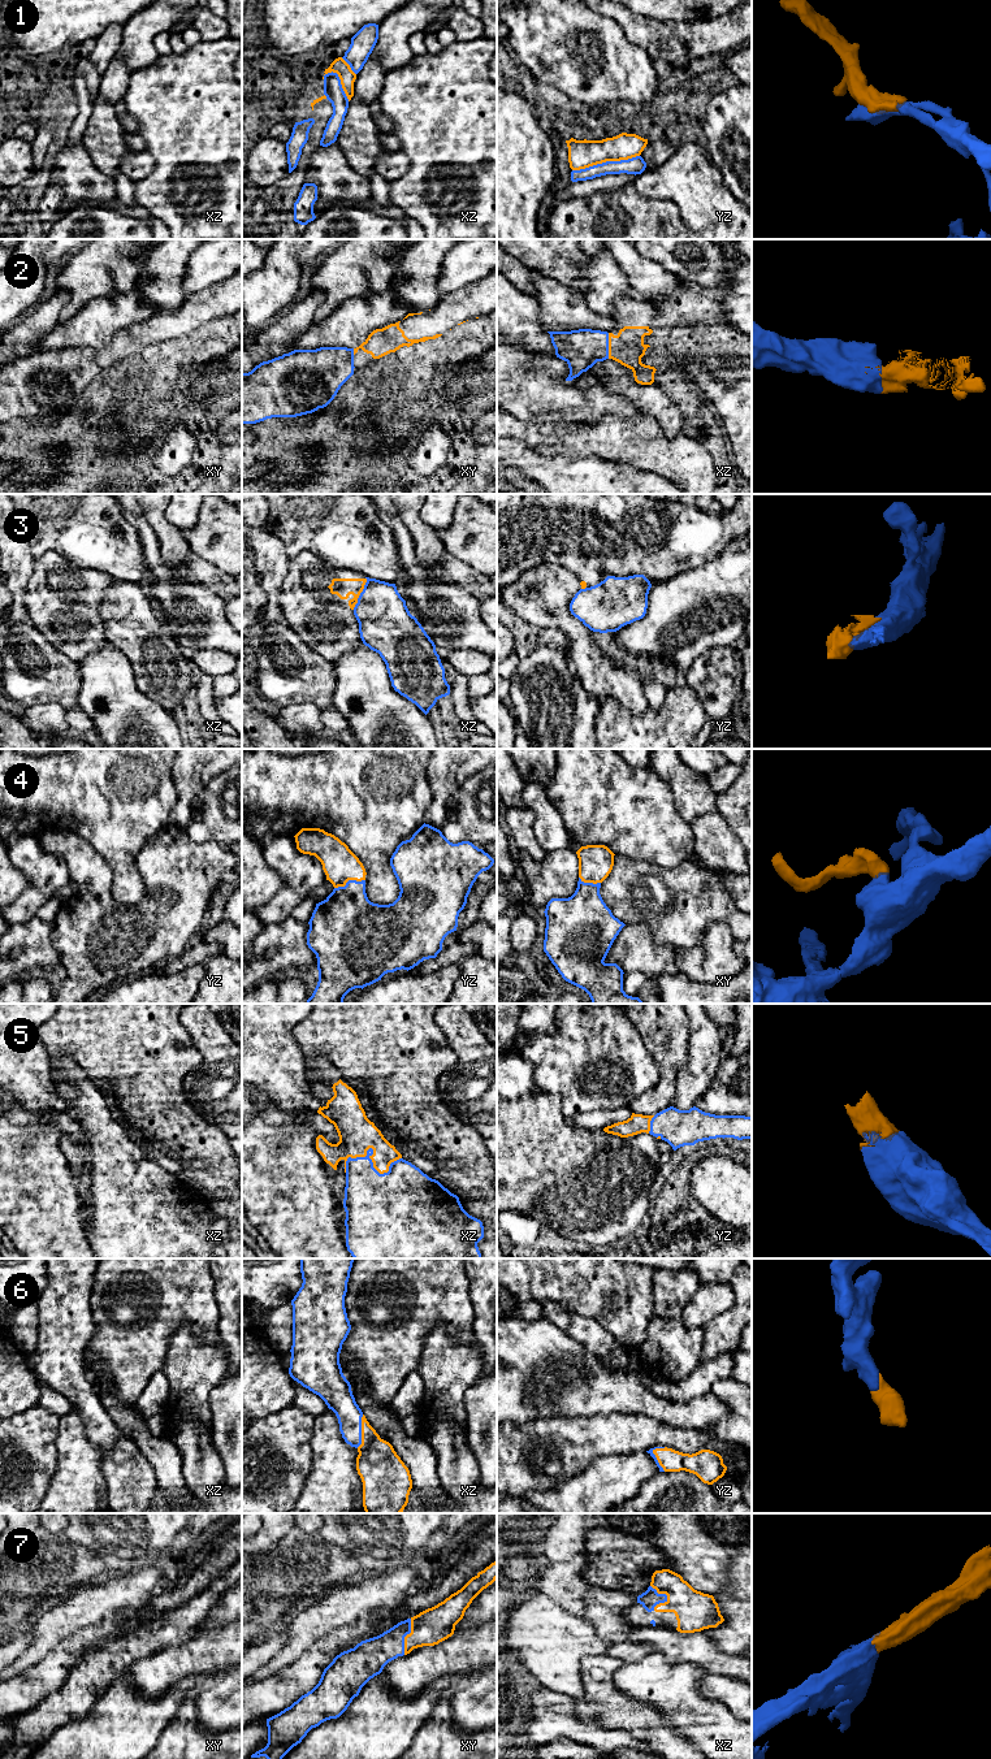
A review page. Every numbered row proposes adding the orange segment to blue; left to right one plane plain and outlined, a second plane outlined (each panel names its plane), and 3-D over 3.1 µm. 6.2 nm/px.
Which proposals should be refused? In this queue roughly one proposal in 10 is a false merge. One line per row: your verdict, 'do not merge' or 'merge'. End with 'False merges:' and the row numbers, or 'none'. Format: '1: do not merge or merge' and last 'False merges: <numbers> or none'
1: merge
2: merge
3: do not merge
4: merge
5: merge
6: merge
7: merge
False merges: 3

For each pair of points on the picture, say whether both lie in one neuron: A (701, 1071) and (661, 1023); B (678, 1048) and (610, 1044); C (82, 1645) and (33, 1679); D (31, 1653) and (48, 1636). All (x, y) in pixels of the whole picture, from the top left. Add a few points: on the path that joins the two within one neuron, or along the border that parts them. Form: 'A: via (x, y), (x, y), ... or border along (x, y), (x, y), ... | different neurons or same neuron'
A: border along (687, 1023), (688, 1058), (678, 1071), (676, 1083) | different neurons
B: border along (628, 1021), (653, 1057), (660, 1074) | different neurons
C: via (70, 1650), (44, 1676) | same neuron
D: via (35, 1649), (44, 1640) | same neuron

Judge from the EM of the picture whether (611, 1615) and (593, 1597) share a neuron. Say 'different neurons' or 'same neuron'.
same neuron

